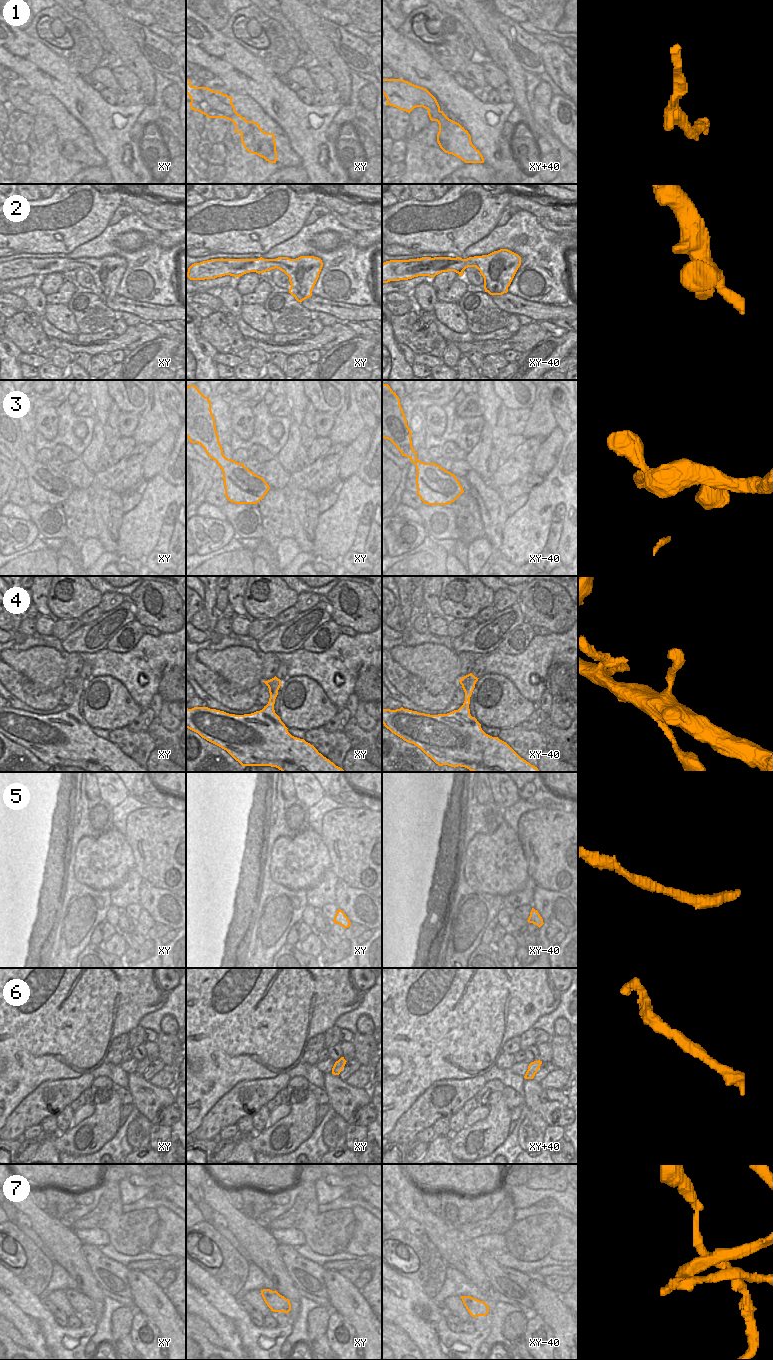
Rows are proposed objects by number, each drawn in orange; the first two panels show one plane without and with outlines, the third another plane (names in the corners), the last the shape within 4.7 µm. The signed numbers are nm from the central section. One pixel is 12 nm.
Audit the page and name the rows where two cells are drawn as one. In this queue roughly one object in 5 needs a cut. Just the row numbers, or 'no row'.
7

